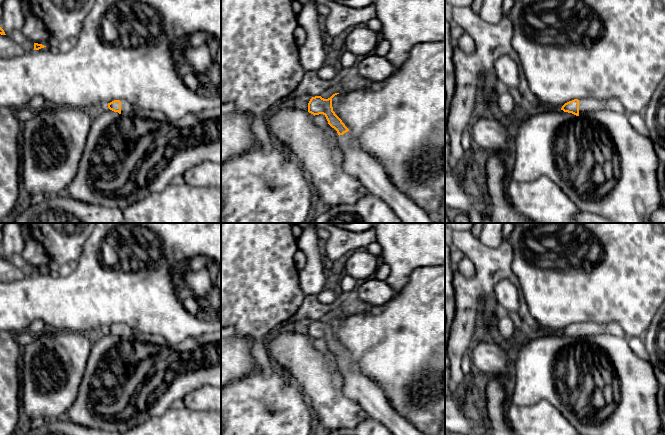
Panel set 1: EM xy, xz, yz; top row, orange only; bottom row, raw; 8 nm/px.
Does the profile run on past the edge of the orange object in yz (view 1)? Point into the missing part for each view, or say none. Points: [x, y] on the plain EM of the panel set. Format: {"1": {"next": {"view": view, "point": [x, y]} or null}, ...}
{"1": {"next": {"view": "yz", "point": [586, 329]}}}

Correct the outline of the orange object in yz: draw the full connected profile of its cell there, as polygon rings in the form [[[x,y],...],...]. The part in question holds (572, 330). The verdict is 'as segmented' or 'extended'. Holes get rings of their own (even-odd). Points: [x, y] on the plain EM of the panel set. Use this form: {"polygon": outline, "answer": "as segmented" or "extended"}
{"polygon": [[[582,322],[574,323],[565,327],[561,334],[564,336],[572,337],[576,340],[586,338],[597,338],[605,335],[612,336],[625,336],[625,333],[621,326],[617,323],[594,323],[594,322]]], "answer": "extended"}

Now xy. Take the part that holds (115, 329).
{"polygon": [[[125,323],[114,324],[108,327],[108,332],[114,336],[118,336],[122,340],[134,339],[137,336],[132,328]]], "answer": "extended"}

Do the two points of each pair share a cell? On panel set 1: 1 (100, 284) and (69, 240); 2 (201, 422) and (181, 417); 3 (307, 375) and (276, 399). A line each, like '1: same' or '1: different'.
1: different
2: same
3: different

